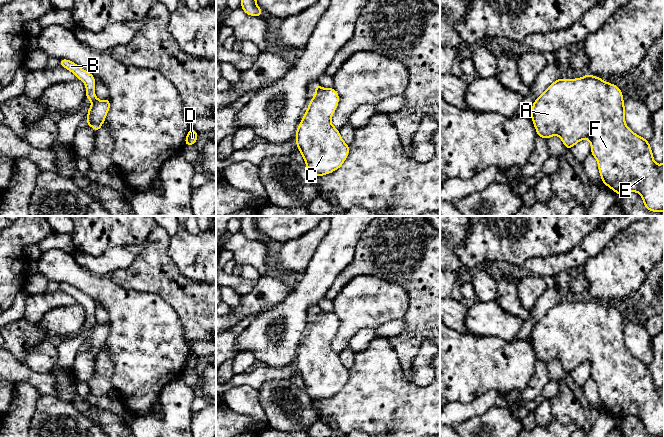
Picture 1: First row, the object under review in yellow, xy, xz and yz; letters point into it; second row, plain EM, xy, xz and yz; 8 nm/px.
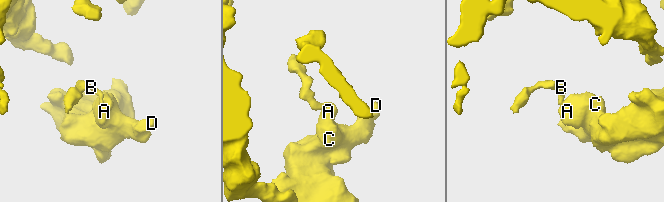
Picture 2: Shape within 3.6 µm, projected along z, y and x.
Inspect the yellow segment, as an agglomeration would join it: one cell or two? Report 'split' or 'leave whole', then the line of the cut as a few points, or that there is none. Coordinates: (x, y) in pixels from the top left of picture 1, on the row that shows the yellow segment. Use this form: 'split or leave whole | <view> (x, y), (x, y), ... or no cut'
split | xy (97, 99), (93, 103)

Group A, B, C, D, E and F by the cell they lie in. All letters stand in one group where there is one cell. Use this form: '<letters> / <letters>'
A C D E F / B

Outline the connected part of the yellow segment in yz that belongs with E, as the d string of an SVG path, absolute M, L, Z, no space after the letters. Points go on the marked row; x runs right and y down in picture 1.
M589 74L576 79L560 78L535 100L530 116L538 136L546 140L558 135L566 149L588 139L603 184L618 195L637 192L646 209L664 211L664 161L657 165L649 141L626 125L623 95L618 86Z

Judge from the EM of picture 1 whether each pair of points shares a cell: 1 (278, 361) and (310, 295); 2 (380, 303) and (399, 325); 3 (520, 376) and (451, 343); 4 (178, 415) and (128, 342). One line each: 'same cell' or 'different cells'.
1: same cell
2: different cells
3: same cell
4: different cells

